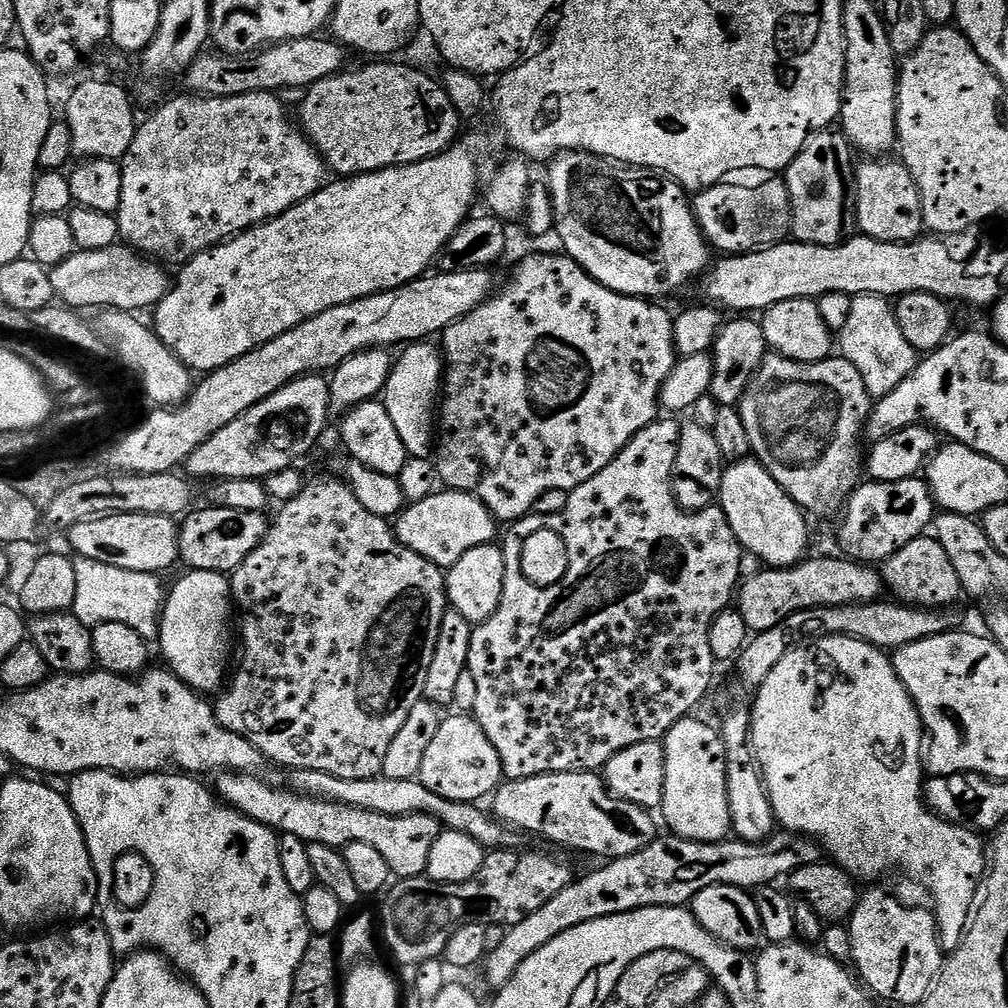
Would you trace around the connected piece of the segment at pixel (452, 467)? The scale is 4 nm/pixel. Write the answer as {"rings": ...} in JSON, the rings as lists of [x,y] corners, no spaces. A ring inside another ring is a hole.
{"rings":[[[540,252],[537,256],[528,256],[516,269],[512,272],[512,277],[508,280],[508,285],[495,294],[489,295],[488,299],[483,300],[477,308],[470,314],[463,316],[461,320],[455,320],[449,328],[445,328],[442,333],[442,355],[444,358],[444,379],[442,381],[442,399],[438,404],[438,443],[434,448],[434,463],[436,466],[437,477],[441,481],[444,480],[449,489],[457,492],[471,492],[473,496],[479,498],[484,505],[491,510],[492,515],[496,517],[497,521],[515,522],[521,520],[523,516],[529,515],[533,511],[535,504],[550,490],[564,490],[571,492],[573,488],[582,486],[582,482],[586,482],[590,478],[594,478],[594,474],[598,474],[598,470],[602,470],[612,459],[615,458],[623,448],[626,447],[629,442],[639,434],[646,426],[650,426],[661,415],[662,409],[660,406],[660,391],[662,386],[666,382],[666,378],[670,378],[670,374],[674,370],[676,361],[678,359],[678,353],[676,351],[676,343],[674,342],[674,330],[672,325],[674,323],[673,313],[668,313],[663,308],[663,303],[653,302],[648,298],[641,298],[638,296],[624,296],[621,292],[615,292],[610,290],[606,286],[602,286],[594,277],[592,277],[577,260],[572,259],[567,254],[559,254],[555,256],[552,252]]]}

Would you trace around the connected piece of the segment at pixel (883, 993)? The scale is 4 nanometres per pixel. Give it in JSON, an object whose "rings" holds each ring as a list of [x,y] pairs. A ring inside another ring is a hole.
{"rings":[[[880,886],[869,887],[872,889],[857,899],[856,909],[846,921],[852,947],[851,963],[856,964],[859,979],[873,997],[892,1004],[923,1005],[946,959],[936,931],[935,911],[911,908],[876,887]]]}

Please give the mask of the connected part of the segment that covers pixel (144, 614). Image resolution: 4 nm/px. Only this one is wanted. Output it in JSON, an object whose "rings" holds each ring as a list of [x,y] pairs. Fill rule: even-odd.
{"rings":[[[77,559],[74,574],[78,578],[74,611],[82,623],[95,626],[106,622],[122,622],[133,627],[147,642],[159,637],[166,588],[160,585],[161,577],[157,573],[122,570],[118,566],[106,566],[106,562]]]}

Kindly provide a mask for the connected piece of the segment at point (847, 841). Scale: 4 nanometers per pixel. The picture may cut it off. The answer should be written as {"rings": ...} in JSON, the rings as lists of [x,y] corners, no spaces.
{"rings":[[[821,636],[818,640],[811,642],[805,642],[799,646],[789,647],[788,652],[782,658],[782,662],[778,662],[778,666],[774,666],[774,670],[770,670],[770,674],[766,674],[766,678],[755,689],[756,701],[750,704],[750,711],[752,714],[752,752],[756,756],[756,763],[760,765],[760,772],[764,775],[764,785],[768,791],[768,797],[772,803],[772,809],[776,815],[776,823],[781,829],[789,832],[801,832],[804,836],[810,837],[811,840],[819,840],[821,845],[827,846],[826,852],[828,852],[833,861],[839,864],[841,868],[846,869],[853,878],[857,881],[863,882],[863,880],[872,880],[868,882],[876,882],[879,876],[884,876],[887,872],[892,872],[895,868],[905,868],[912,876],[917,876],[920,880],[925,880],[928,883],[928,888],[932,893],[930,894],[930,900],[933,905],[942,900],[942,904],[946,904],[946,916],[970,916],[973,913],[972,902],[976,898],[976,887],[980,884],[980,878],[984,874],[984,844],[979,840],[981,837],[977,835],[973,829],[962,825],[954,824],[951,820],[945,820],[944,817],[936,815],[931,808],[928,807],[924,799],[924,785],[926,783],[926,729],[924,727],[924,721],[920,719],[920,711],[916,709],[916,704],[912,701],[912,696],[906,690],[906,686],[898,678],[898,674],[894,670],[891,659],[881,649],[875,648],[872,644],[867,644],[861,640],[855,640],[849,636]]]}

